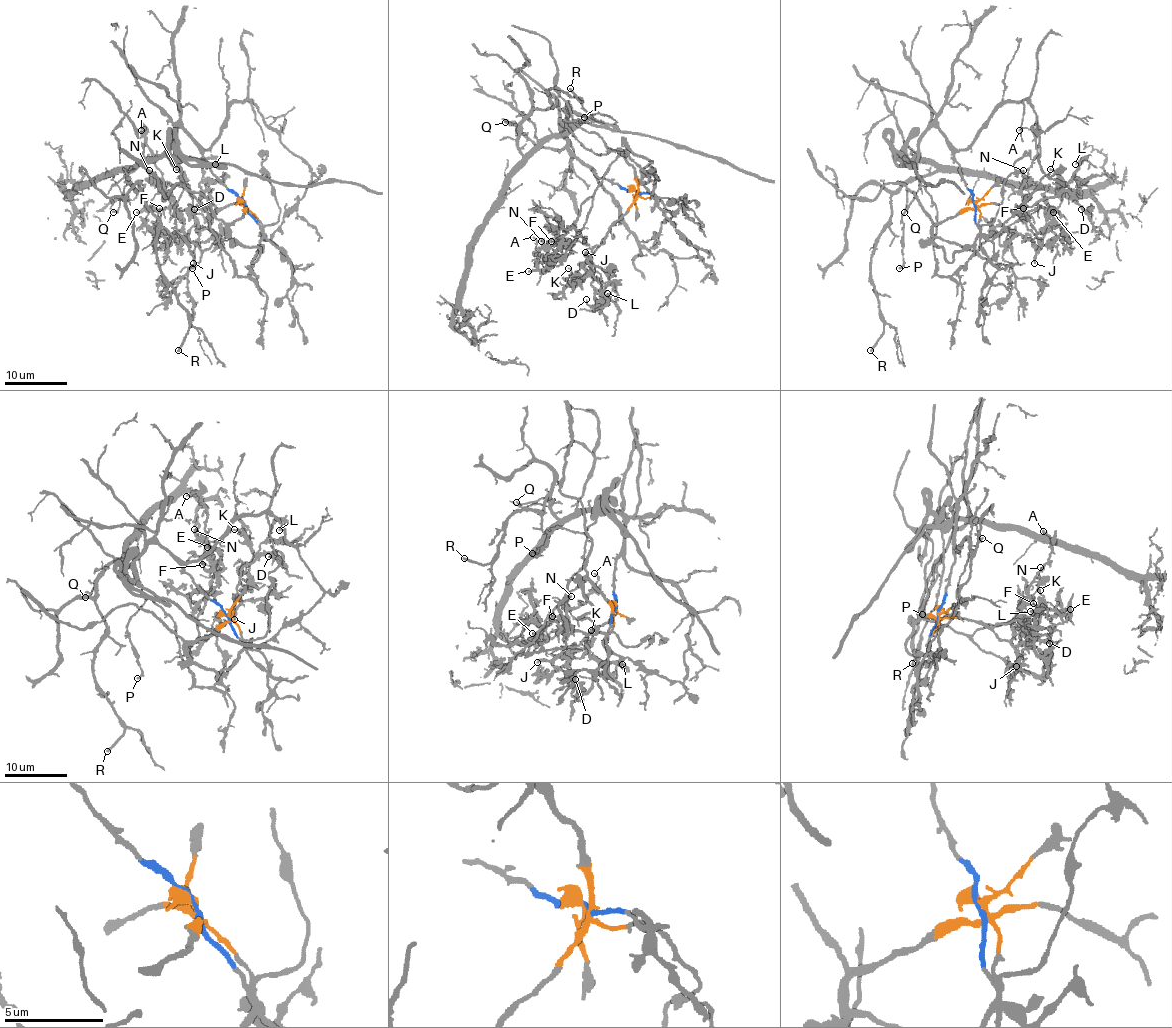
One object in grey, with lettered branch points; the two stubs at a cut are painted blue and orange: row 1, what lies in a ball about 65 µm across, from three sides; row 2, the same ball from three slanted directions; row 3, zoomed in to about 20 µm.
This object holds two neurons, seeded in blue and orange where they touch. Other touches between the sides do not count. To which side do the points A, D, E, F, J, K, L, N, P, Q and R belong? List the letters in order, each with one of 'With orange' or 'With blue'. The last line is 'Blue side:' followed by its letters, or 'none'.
A: With orange
D: With orange
E: With orange
F: With orange
J: With orange
K: With orange
L: With orange
N: With orange
P: With blue
Q: With blue
R: With blue
Blue side: P, Q, R

